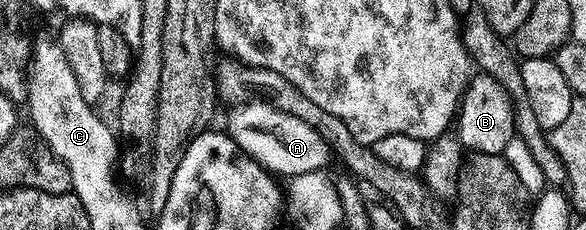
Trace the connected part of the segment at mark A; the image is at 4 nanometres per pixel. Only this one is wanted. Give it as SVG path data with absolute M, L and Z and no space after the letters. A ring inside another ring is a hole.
M264 99L249 101L233 108L231 113L232 118L226 126L228 136L234 139L247 157L255 159L270 173L285 173L285 178L291 179L303 173L318 173L325 168L324 164L330 158L330 148L316 127L276 109Z

